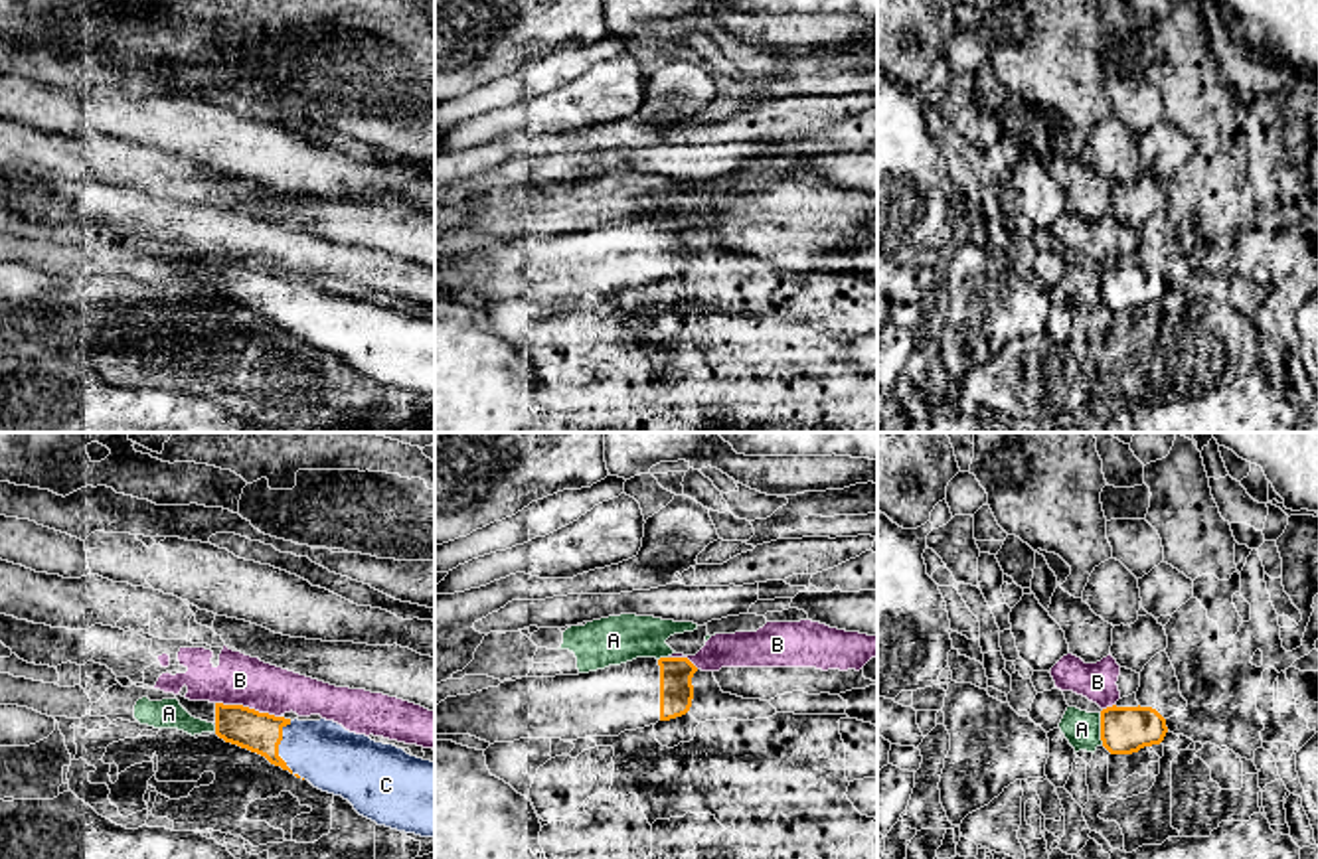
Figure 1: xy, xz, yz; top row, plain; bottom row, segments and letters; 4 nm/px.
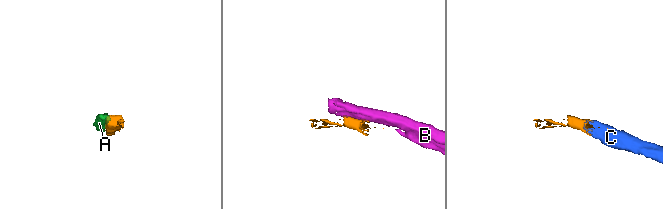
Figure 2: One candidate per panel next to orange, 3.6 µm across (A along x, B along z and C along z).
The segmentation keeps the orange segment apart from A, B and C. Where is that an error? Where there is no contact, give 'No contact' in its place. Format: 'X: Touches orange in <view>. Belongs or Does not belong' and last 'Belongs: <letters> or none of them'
A: Touches orange in yz. Does not belong
B: Touches orange in xy. Does not belong
C: Touches orange in xy. Belongs
Belongs: C

